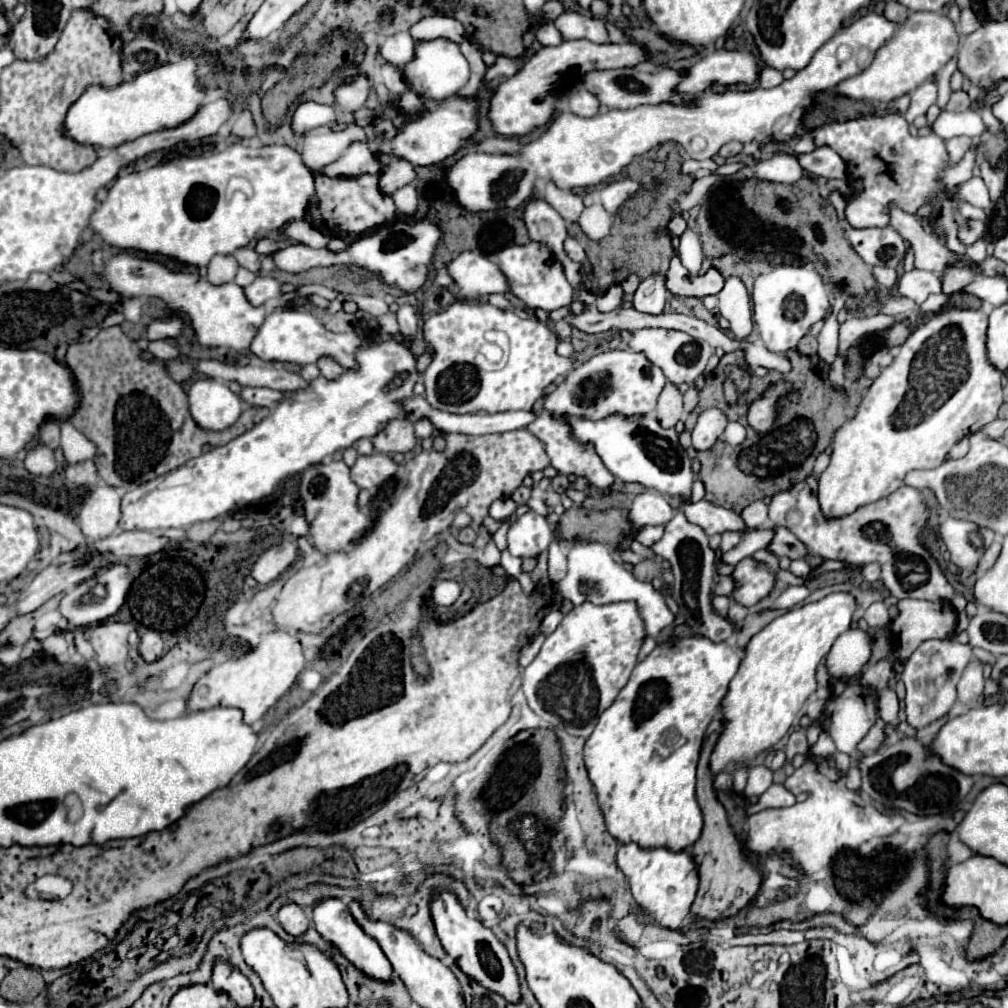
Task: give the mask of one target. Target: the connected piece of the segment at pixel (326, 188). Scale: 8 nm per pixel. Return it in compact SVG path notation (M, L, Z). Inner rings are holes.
M313 171L315 177L315 197L317 203L309 207L307 219L327 237L351 237L363 235L365 231L373 231L381 223L389 223L389 219L397 217L397 207L391 195L379 191L381 175L357 175L357 179L329 179L321 175L321 171Z

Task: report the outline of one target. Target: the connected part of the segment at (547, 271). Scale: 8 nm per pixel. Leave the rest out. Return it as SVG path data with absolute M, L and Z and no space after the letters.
M527 243L527 245L511 245L505 247L501 251L501 259L499 259L499 267L505 273L505 277L511 283L511 291L529 307L529 309L545 309L545 311L553 311L553 309L561 309L561 307L569 307L573 301L573 287L569 285L569 281L565 279L563 267L557 261L557 257L553 255L553 251L547 245L541 243Z

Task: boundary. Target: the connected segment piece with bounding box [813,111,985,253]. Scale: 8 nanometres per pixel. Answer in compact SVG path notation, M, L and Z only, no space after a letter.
M885 113L883 115L869 115L865 119L853 119L843 123L827 123L817 127L815 133L815 145L829 145L833 151L841 155L841 159L849 165L849 171L853 175L853 197L849 199L845 207L845 217L853 227L885 227L889 225L889 203L897 203L903 211L915 213L923 203L929 203L931 195L939 189L939 177L943 177L945 189L939 191L939 203L935 205L939 211L939 227L935 227L937 235L945 237L945 245L951 251L963 253L965 245L957 239L957 227L965 219L979 219L985 217L983 209L971 207L969 203L959 201L957 187L959 183L967 181L973 171L975 151L977 147L971 147L961 163L953 165L949 161L945 141L937 137L935 133L929 133L925 137L913 137L909 133L909 125L903 115L897 113Z

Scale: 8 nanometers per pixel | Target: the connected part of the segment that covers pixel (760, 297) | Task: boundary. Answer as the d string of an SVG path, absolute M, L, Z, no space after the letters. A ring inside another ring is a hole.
M779 265L771 273L755 277L753 289L753 319L765 347L773 353L787 353L797 347L813 323L823 319L829 309L827 289L815 268L807 265Z

